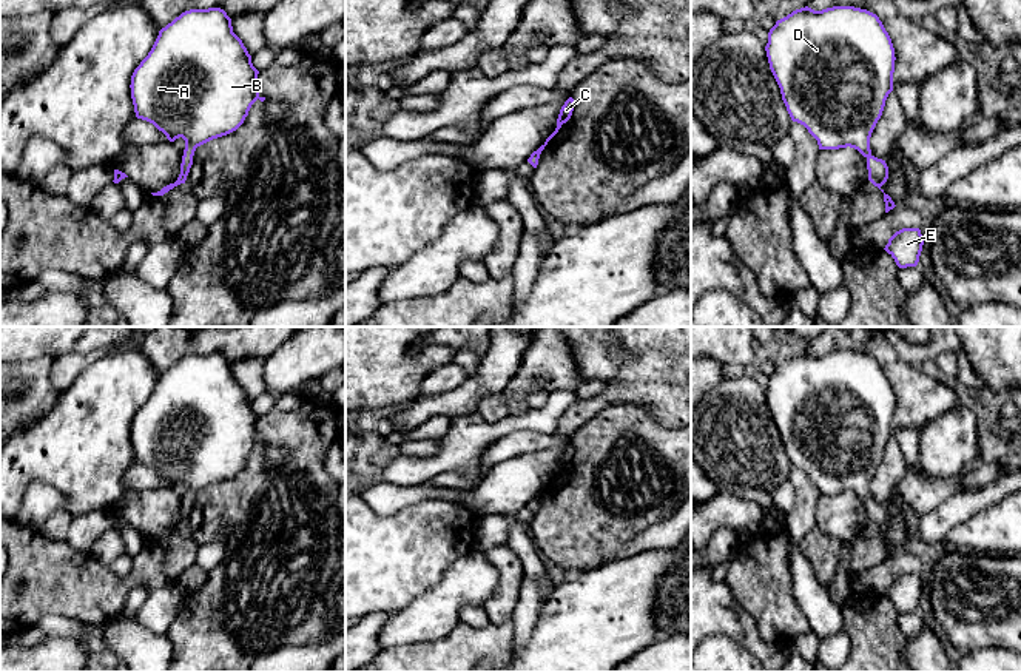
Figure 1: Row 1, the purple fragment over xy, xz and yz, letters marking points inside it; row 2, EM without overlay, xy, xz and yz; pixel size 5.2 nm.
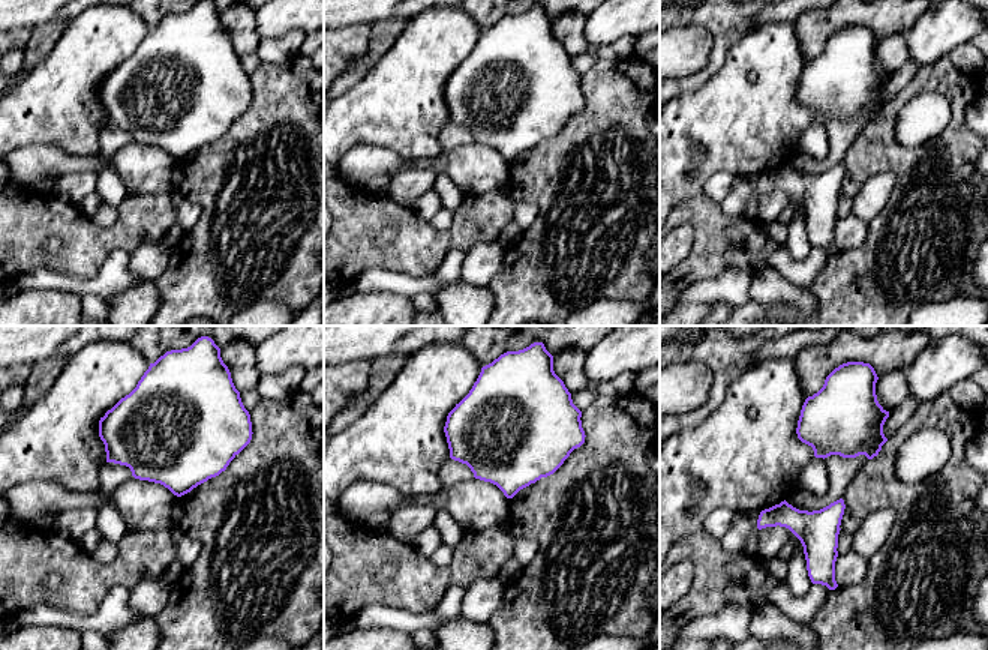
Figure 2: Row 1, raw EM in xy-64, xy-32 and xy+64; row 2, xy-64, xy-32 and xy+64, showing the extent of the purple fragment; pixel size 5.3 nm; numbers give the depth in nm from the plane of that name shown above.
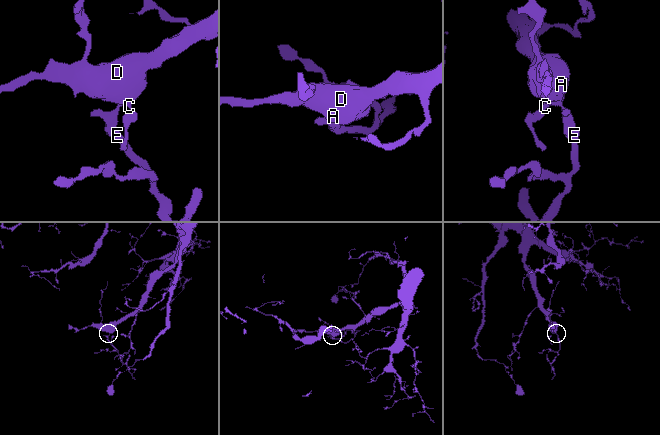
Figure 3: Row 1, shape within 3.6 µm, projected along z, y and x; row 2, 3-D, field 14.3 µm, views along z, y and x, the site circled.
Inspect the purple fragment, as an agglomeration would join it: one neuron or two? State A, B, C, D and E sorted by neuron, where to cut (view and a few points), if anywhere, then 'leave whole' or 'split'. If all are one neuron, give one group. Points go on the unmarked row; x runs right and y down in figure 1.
A B C D E | no cut | leave whole

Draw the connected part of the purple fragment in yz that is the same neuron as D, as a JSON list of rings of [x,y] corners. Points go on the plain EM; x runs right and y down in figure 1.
[[[833,351],[814,356],[800,353],[776,367],[765,391],[770,415],[780,433],[782,445],[793,467],[804,470],[817,486],[819,495],[854,493],[867,504],[868,526],[881,533],[888,524],[885,506],[871,499],[870,482],[893,436],[895,393],[879,362],[854,351]]]

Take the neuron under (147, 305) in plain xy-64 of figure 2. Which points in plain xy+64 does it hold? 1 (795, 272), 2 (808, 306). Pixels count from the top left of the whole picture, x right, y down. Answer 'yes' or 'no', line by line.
1: no
2: yes

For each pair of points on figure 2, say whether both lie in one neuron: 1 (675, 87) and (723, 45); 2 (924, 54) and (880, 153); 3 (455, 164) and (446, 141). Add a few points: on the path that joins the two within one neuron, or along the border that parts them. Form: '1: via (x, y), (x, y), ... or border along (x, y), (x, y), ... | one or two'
1: via (688, 83), (697, 80), (715, 59) | one
2: border along (946, 54), (921, 68) | two
3: border along (474, 141), (443, 153) | two

